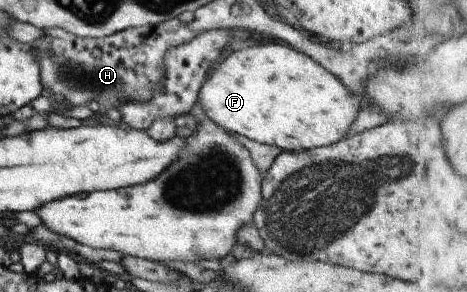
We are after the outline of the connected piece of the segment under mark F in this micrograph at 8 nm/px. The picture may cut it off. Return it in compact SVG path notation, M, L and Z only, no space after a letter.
M274 40L255 42L234 48L228 56L211 68L197 91L203 114L225 131L235 132L253 142L277 146L284 152L319 148L343 136L356 117L358 106L349 98L343 84L310 56Z

